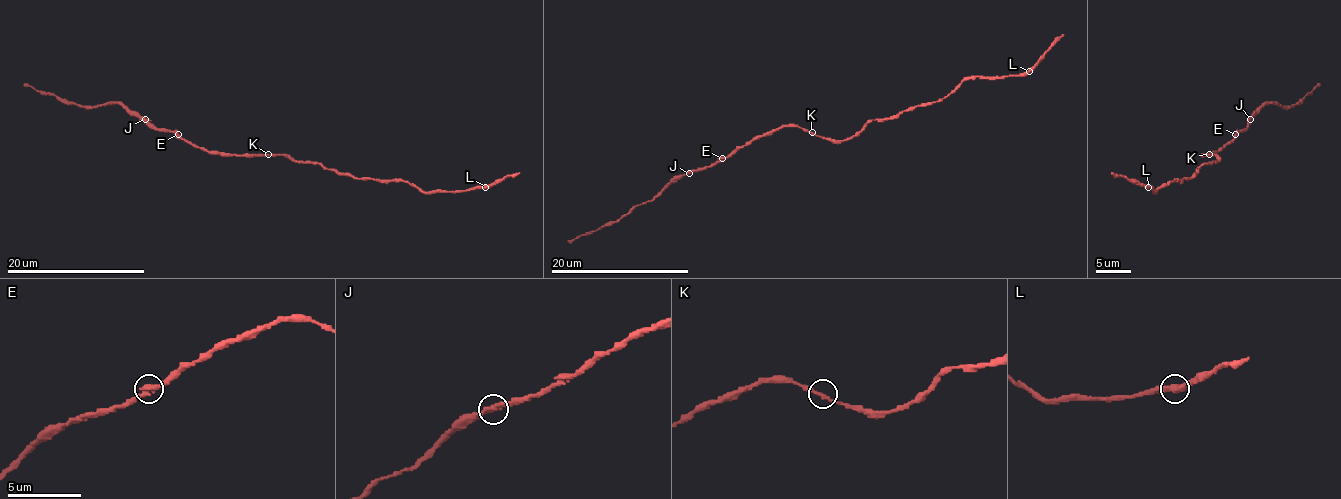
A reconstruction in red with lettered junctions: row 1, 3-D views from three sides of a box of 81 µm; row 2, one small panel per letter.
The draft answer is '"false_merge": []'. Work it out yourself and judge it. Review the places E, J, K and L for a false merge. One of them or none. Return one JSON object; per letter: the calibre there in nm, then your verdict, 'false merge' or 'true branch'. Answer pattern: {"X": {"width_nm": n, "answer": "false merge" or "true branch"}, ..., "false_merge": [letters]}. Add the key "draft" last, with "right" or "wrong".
{"E": {"width_nm": 400, "answer": "true branch"}, "J": {"width_nm": 440, "answer": "true branch"}, "K": {"width_nm": 260, "answer": "true branch"}, "L": {"width_nm": 400, "answer": "true branch"}, "false_merge": [], "draft": "right"}

